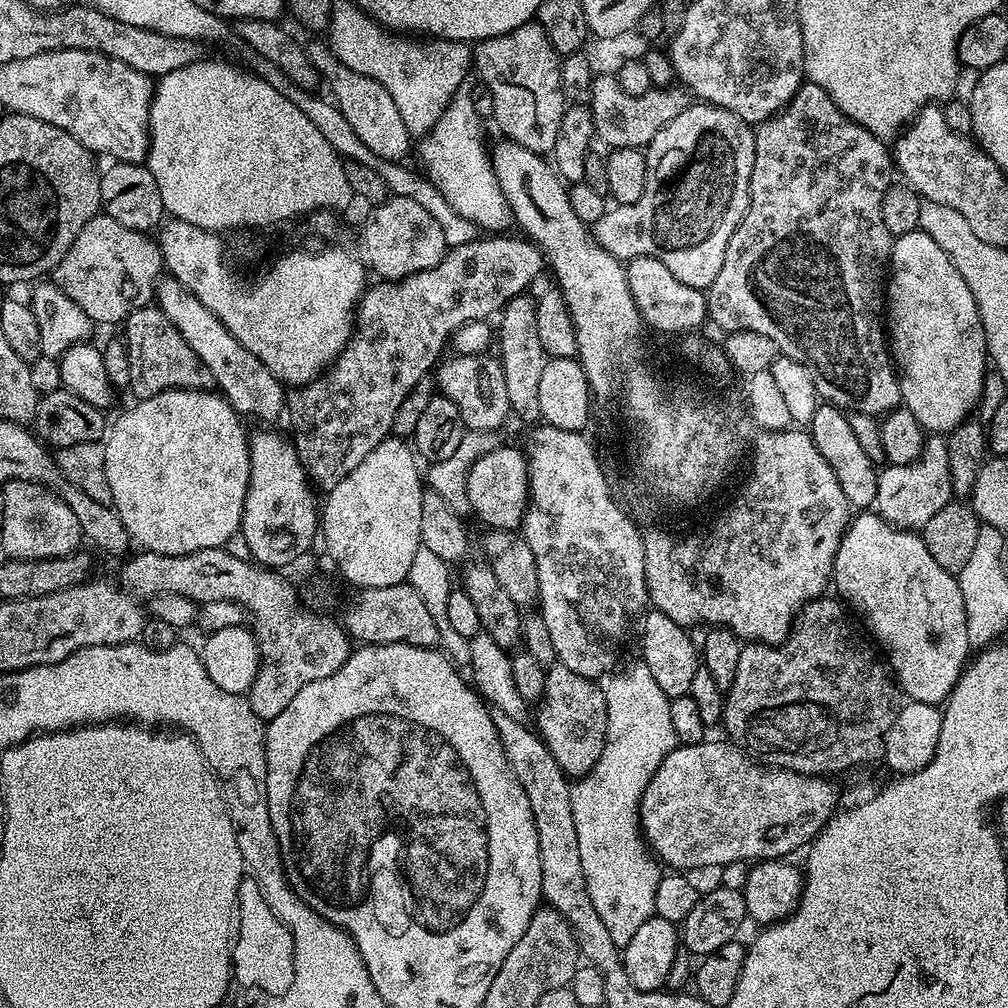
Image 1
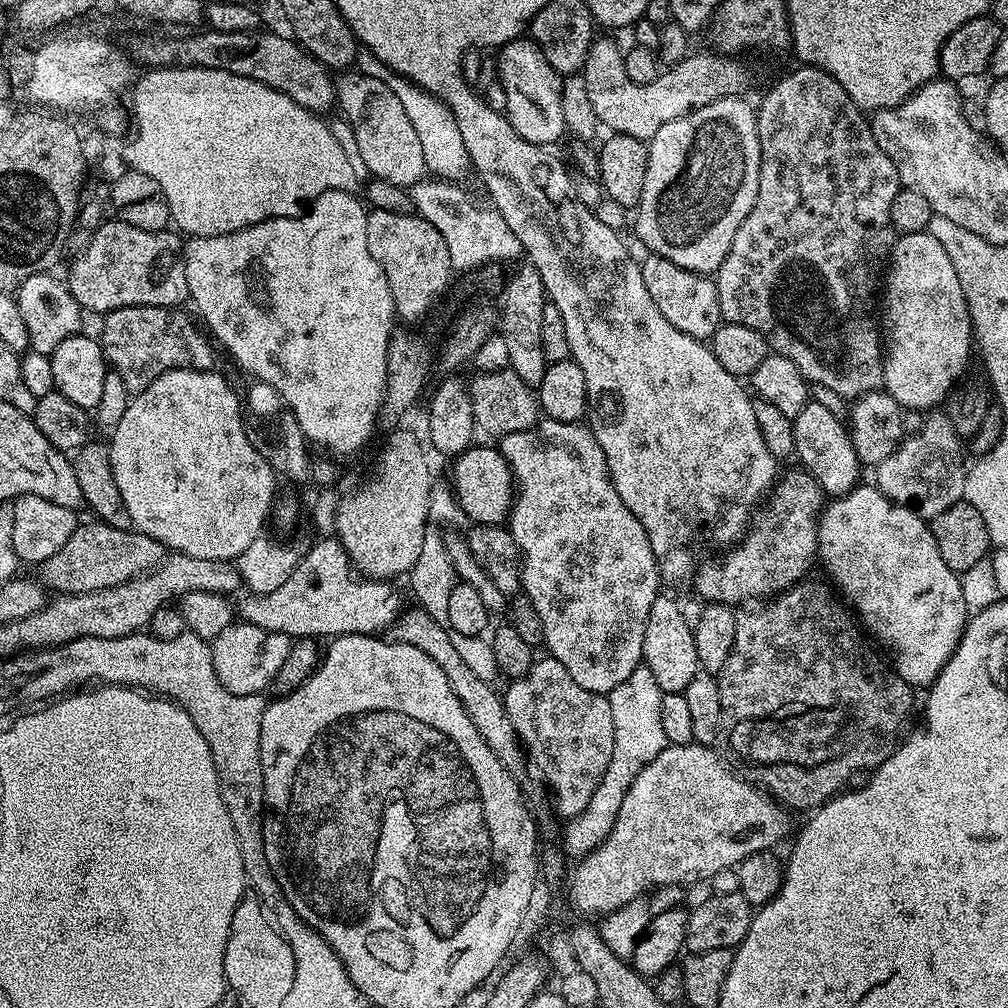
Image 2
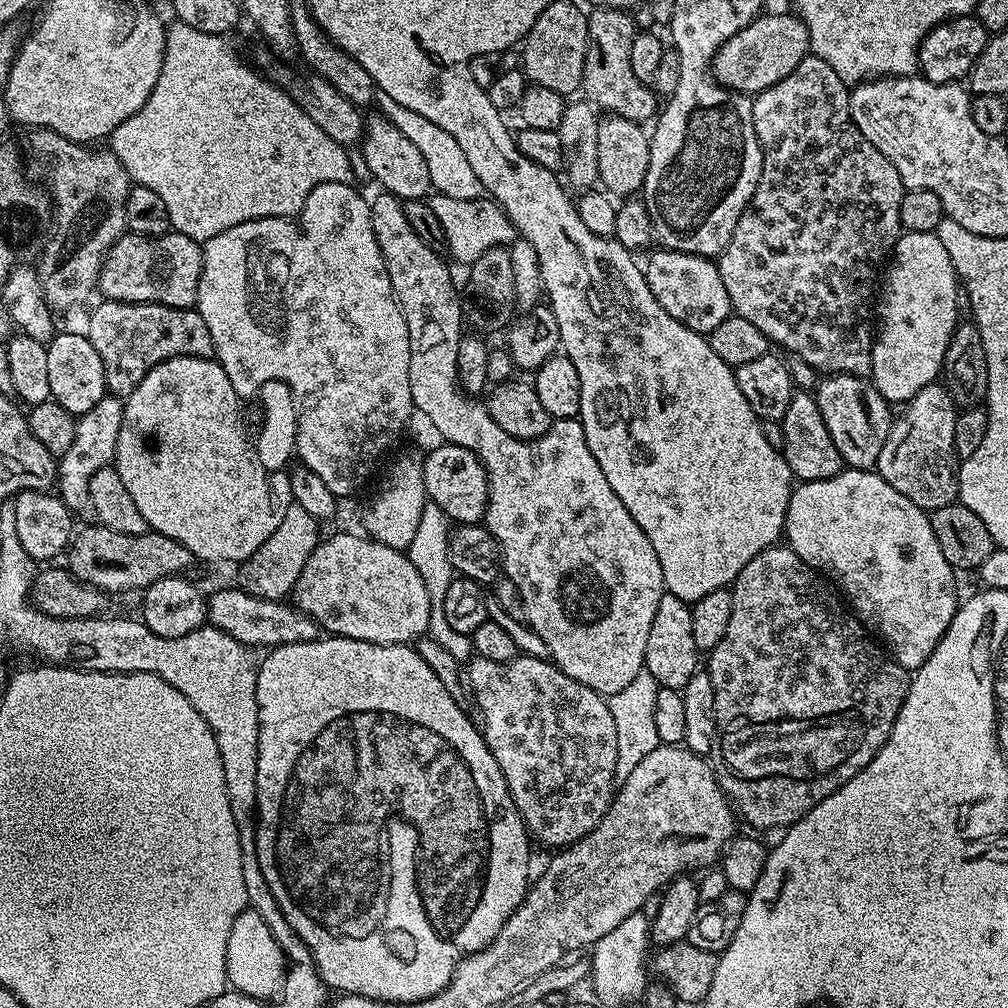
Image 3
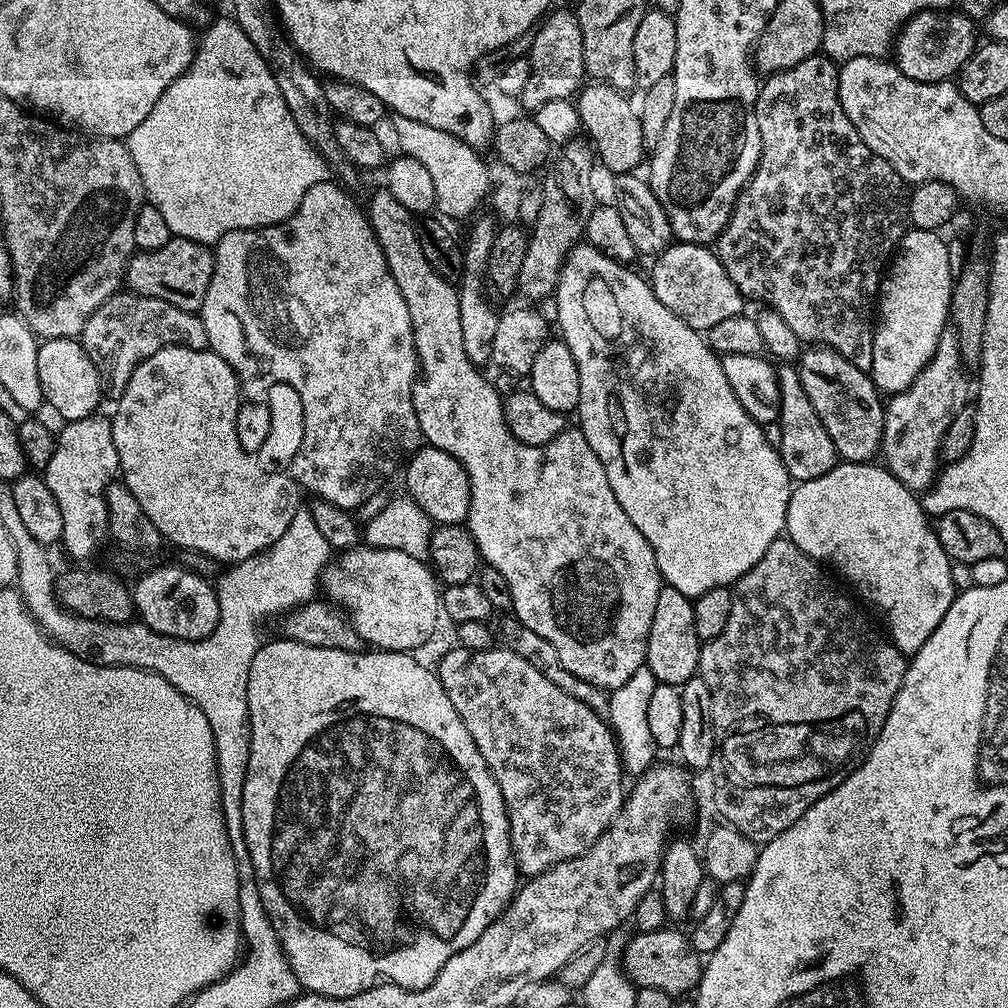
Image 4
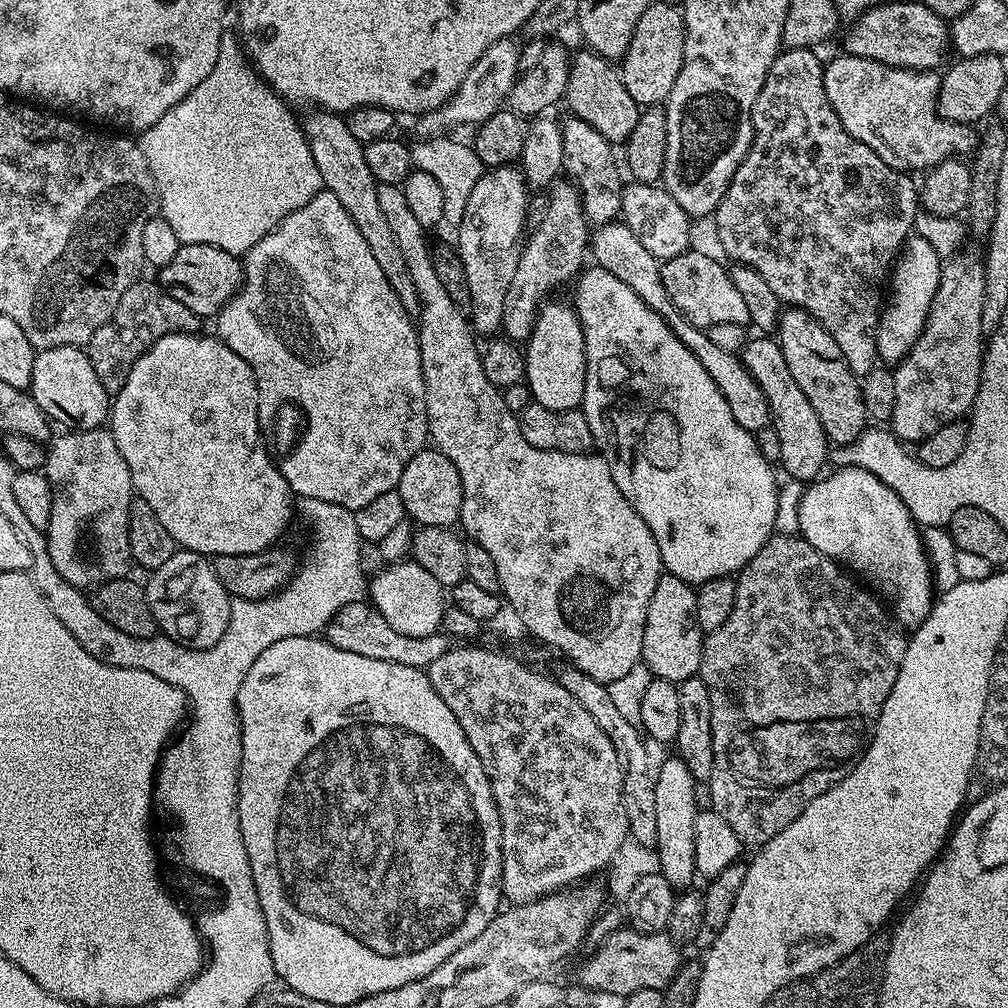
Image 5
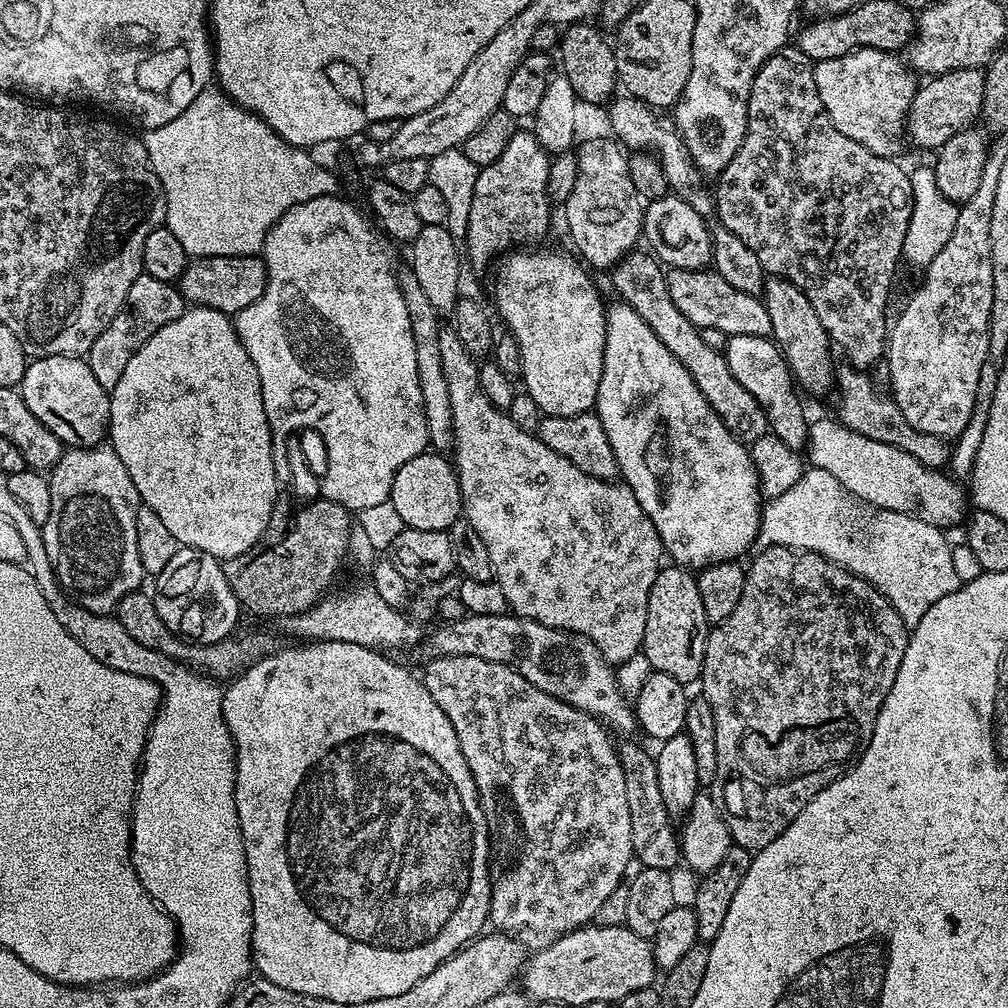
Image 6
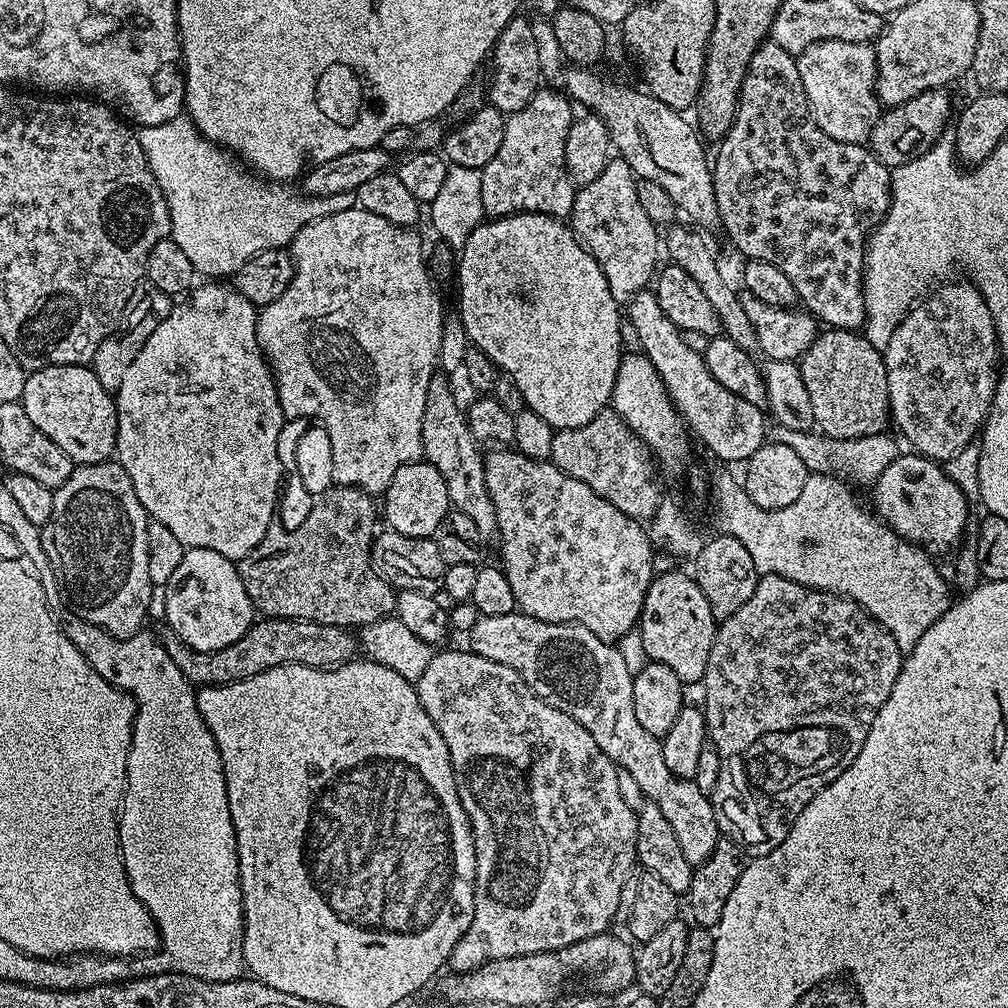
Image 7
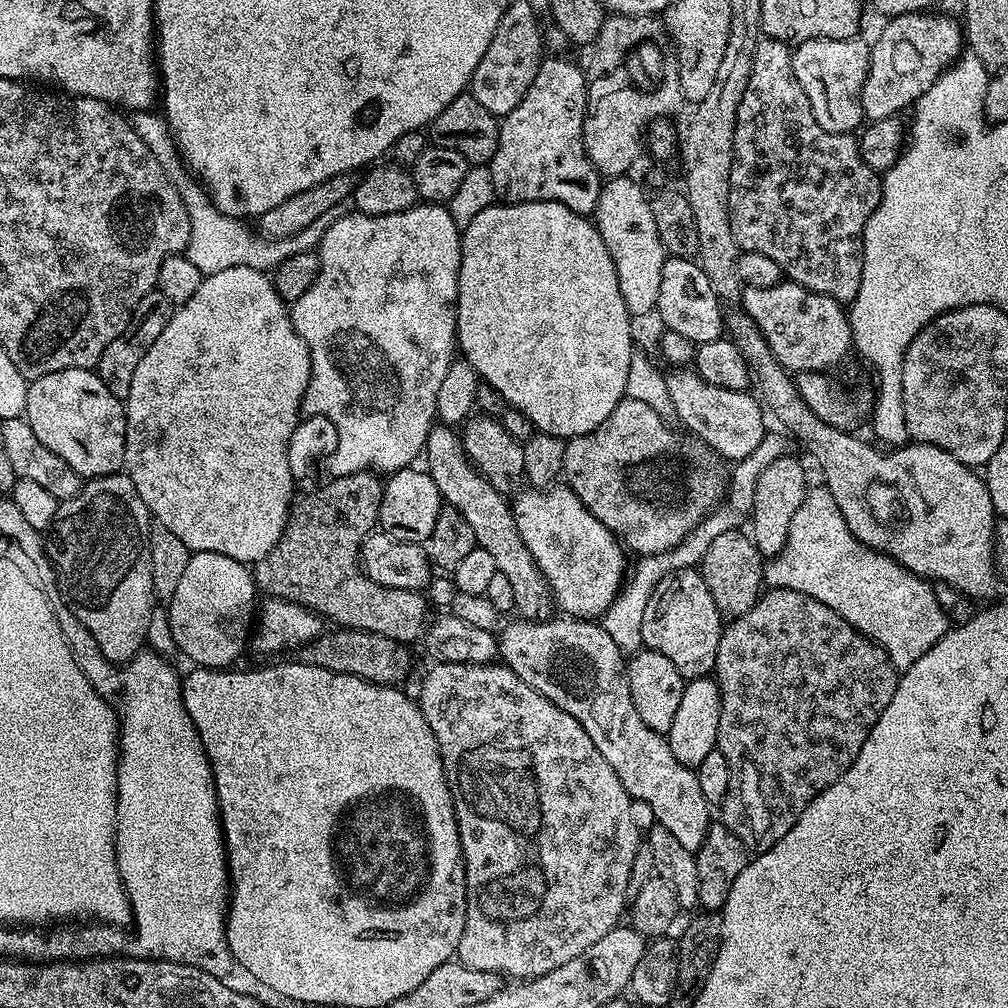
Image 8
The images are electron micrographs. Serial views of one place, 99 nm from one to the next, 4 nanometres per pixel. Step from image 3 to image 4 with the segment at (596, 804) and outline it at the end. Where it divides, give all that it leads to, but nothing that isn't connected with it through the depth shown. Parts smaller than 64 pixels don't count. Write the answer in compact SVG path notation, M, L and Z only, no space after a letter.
M461 646L453 647L441 658L440 668L438 667L442 690L446 690L446 698L450 698L450 706L454 706L454 710L458 710L458 718L462 718L466 730L470 730L470 738L474 738L474 746L478 746L478 754L482 754L482 758L486 758L486 766L490 766L490 774L494 774L494 782L498 782L498 790L502 790L502 798L510 822L512 857L516 859L519 875L531 878L558 866L560 862L578 858L583 852L590 850L590 846L594 846L594 842L598 842L598 838L602 838L602 834L612 825L621 806L624 805L626 773L620 762L620 745L616 743L616 737L608 720L595 713L585 702L578 702L578 698L566 694L566 690L554 686L554 682L550 682L550 678L545 678L538 670L534 670L534 666L530 666L530 662L518 658L518 654L514 654L507 646L493 646L481 652L471 652Z

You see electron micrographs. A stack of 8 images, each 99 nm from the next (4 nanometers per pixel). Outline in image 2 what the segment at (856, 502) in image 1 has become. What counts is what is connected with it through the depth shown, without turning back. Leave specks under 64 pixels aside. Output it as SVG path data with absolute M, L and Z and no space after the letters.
M809 399L792 419L792 426L795 459L800 459L799 467L816 479L825 497L835 498L854 491L861 483L862 465L845 421L834 418L826 406Z

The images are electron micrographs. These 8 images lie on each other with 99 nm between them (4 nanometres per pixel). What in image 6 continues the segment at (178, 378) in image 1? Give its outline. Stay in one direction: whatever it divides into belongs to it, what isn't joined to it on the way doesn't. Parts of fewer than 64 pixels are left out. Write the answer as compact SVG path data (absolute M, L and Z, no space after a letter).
M147 274L134 278L134 286L130 286L130 294L126 294L122 310L112 319L110 326L106 326L106 330L102 330L102 334L94 338L94 346L90 346L88 351L86 359L98 386L102 386L102 390L109 394L112 393L114 386L118 386L118 378L122 378L122 370L126 370L126 362L130 362L132 355L155 332L162 330L162 326L177 320L184 311L186 301L175 283L167 284Z

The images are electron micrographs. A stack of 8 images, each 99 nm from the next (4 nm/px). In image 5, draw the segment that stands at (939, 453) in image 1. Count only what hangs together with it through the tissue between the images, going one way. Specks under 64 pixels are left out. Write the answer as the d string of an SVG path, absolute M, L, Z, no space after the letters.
M960 252L957 256L952 256L943 261L940 269L940 281L938 290L934 294L934 302L930 306L930 314L918 342L914 342L911 350L905 354L903 360L895 365L892 376L892 424L890 430L895 434L897 440L901 442L919 442L926 439L930 434L934 434L940 428L942 422L949 420L958 420L969 415L972 403L976 400L976 395L980 389L980 371L984 365L984 350L986 347L986 333L982 330L982 321L984 321L984 291L986 290L986 274L984 273L985 261L976 252Z

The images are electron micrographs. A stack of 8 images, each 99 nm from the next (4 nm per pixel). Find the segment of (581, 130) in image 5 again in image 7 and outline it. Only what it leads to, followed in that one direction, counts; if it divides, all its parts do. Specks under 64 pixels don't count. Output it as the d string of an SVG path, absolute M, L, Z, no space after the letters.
M619 158L609 159L606 170L602 170L602 174L594 178L594 182L583 185L577 191L570 217L572 231L588 249L588 253L596 259L598 266L602 266L602 274L606 274L610 294L614 294L616 303L621 306L627 306L637 294L645 291L653 283L658 272L656 255L662 252L661 237L660 240L656 237L658 225L650 219L646 210L642 210L642 202L638 202L637 183L638 177L627 162Z

